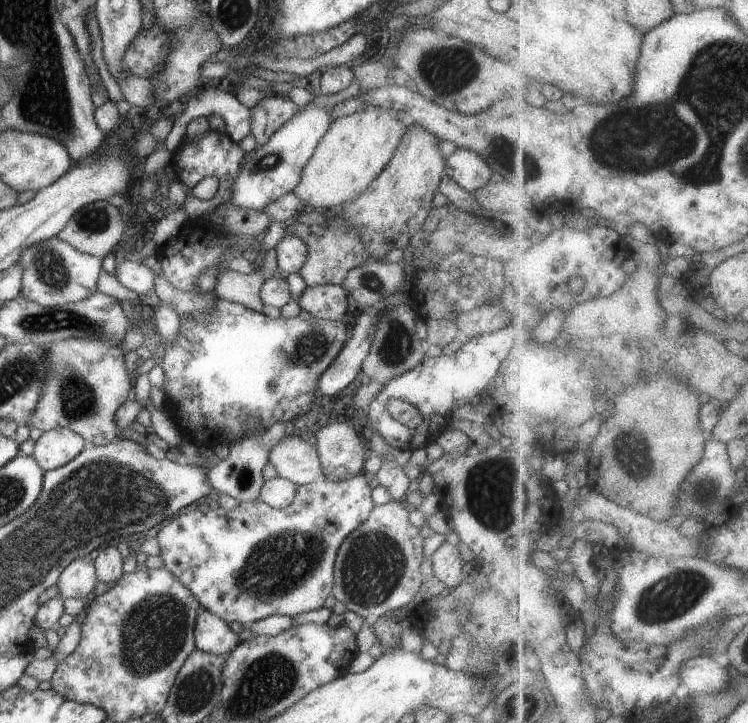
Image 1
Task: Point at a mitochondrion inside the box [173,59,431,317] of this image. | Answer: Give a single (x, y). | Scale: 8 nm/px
(269, 162)

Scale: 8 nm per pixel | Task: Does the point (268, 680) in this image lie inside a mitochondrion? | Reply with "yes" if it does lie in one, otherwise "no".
yes

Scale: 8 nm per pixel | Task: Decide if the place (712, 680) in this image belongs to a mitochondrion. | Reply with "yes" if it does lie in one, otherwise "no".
no

